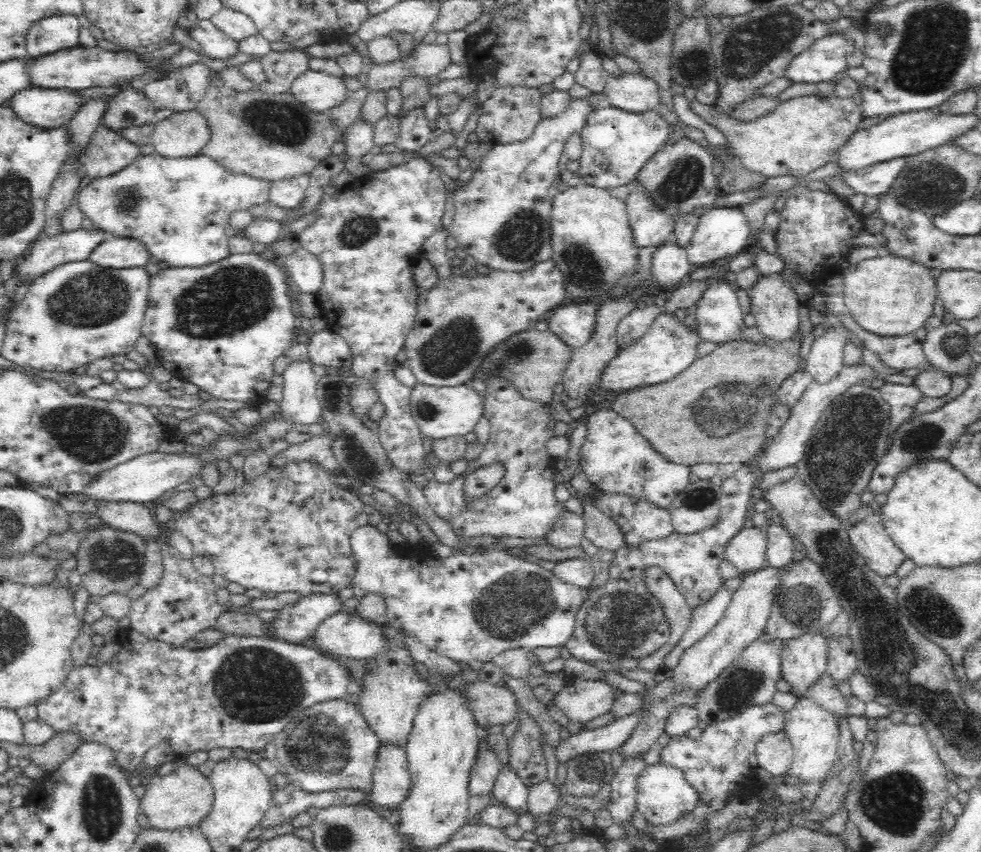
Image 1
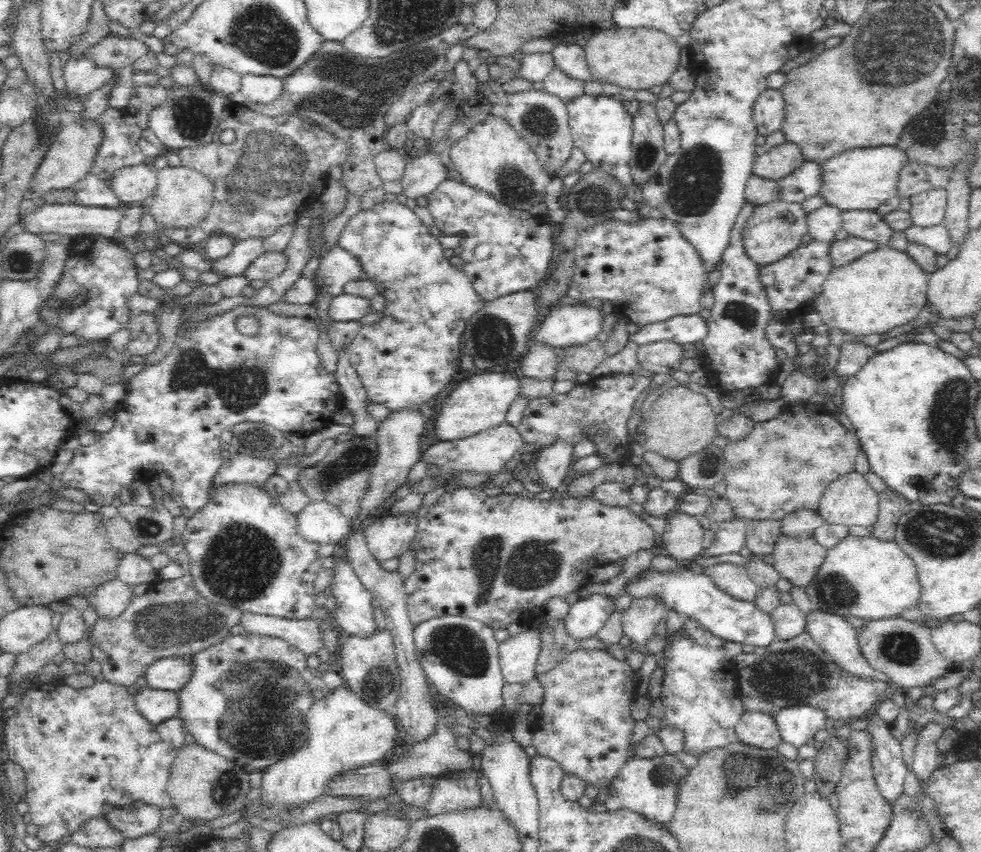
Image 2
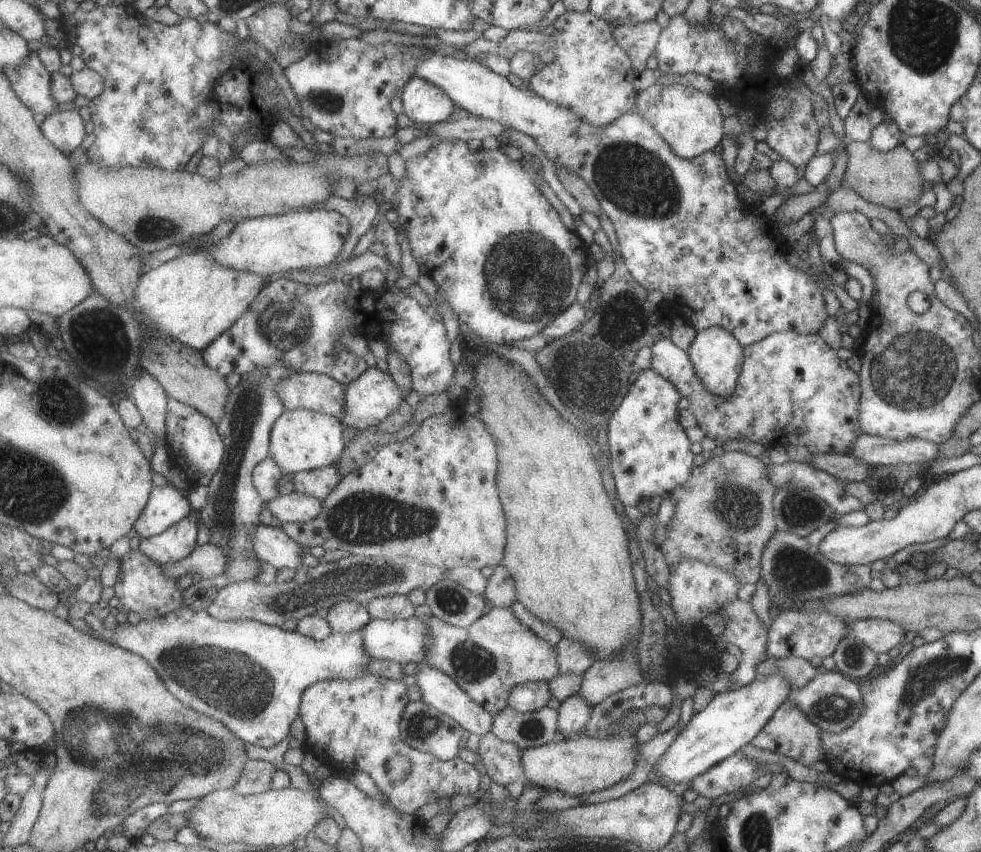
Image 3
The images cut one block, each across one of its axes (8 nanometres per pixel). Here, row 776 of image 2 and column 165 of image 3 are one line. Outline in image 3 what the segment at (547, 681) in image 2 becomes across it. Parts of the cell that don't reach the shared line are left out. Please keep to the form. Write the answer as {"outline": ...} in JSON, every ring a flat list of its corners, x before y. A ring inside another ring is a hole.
{"outline":[[129,551,121,558,122,579,115,584,117,605,125,607,141,615,147,620,164,617,183,608,184,590,177,586,179,579,169,578,164,573,164,566,156,563,149,555,136,551]]}

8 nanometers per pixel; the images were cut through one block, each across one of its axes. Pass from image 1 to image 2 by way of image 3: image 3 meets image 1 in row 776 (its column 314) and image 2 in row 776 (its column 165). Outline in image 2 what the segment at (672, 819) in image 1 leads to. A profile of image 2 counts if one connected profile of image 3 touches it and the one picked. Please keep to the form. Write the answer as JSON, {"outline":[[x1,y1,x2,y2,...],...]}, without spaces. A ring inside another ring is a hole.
{"outline":[[672,753,655,758,635,756,618,771,610,785,613,787,614,794,620,798,622,807,642,815,647,822,664,828,675,812,678,782,686,776,688,770]]}

